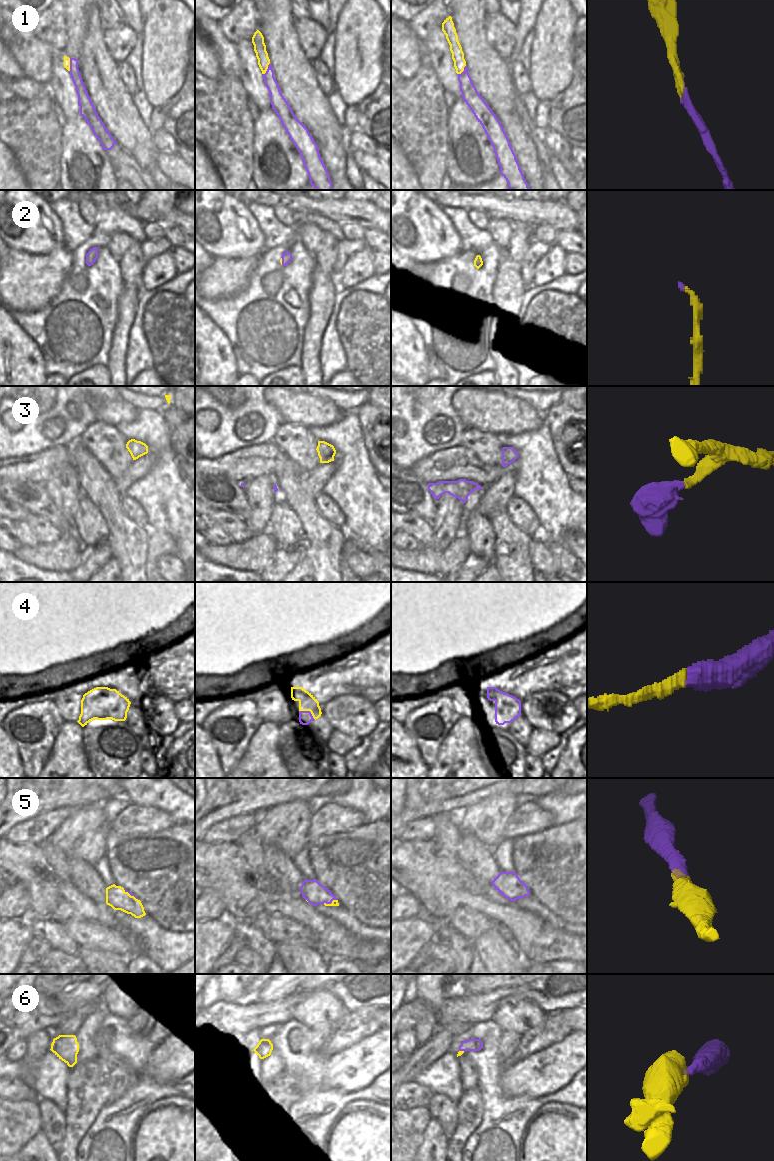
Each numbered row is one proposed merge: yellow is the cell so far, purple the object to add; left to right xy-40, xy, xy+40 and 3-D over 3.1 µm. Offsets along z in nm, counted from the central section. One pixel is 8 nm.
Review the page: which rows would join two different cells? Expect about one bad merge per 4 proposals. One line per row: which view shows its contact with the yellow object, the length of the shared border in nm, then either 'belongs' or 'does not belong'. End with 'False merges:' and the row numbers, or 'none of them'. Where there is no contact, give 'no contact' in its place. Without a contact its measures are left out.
1: xy-40 | 110 nm | belongs
2: xy | 60 nm | belongs
3: no contact | belongs
4: xy | 150 nm | belongs
5: xy-40 | 160 nm | belongs
6: xy+40 | 50 nm | belongs
False merges: none of them

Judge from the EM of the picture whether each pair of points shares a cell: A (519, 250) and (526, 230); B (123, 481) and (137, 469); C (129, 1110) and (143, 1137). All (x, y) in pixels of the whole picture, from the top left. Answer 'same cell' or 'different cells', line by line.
A: same cell
B: same cell
C: different cells

